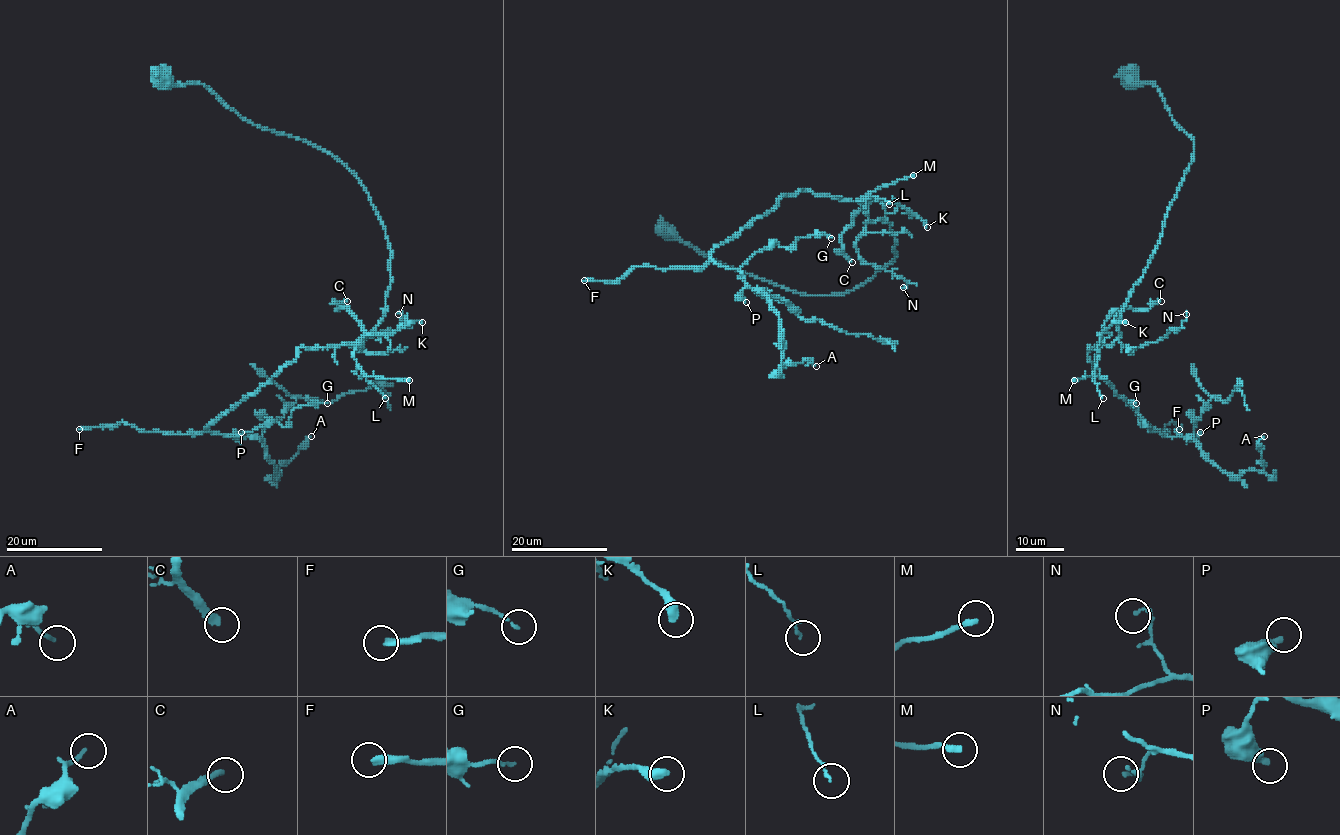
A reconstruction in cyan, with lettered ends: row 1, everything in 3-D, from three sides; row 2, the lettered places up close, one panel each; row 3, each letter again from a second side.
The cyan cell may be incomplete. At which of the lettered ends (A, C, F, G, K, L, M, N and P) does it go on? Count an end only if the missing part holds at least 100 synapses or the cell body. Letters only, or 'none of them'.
F

